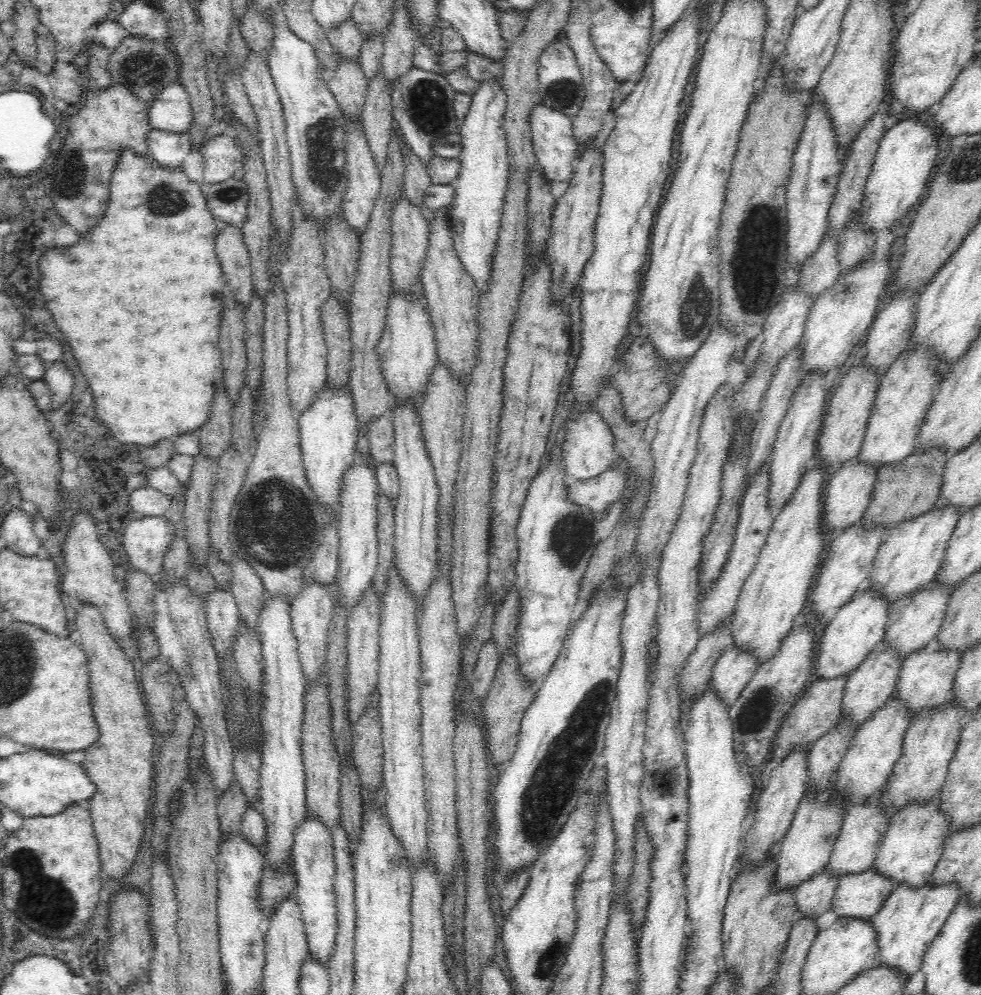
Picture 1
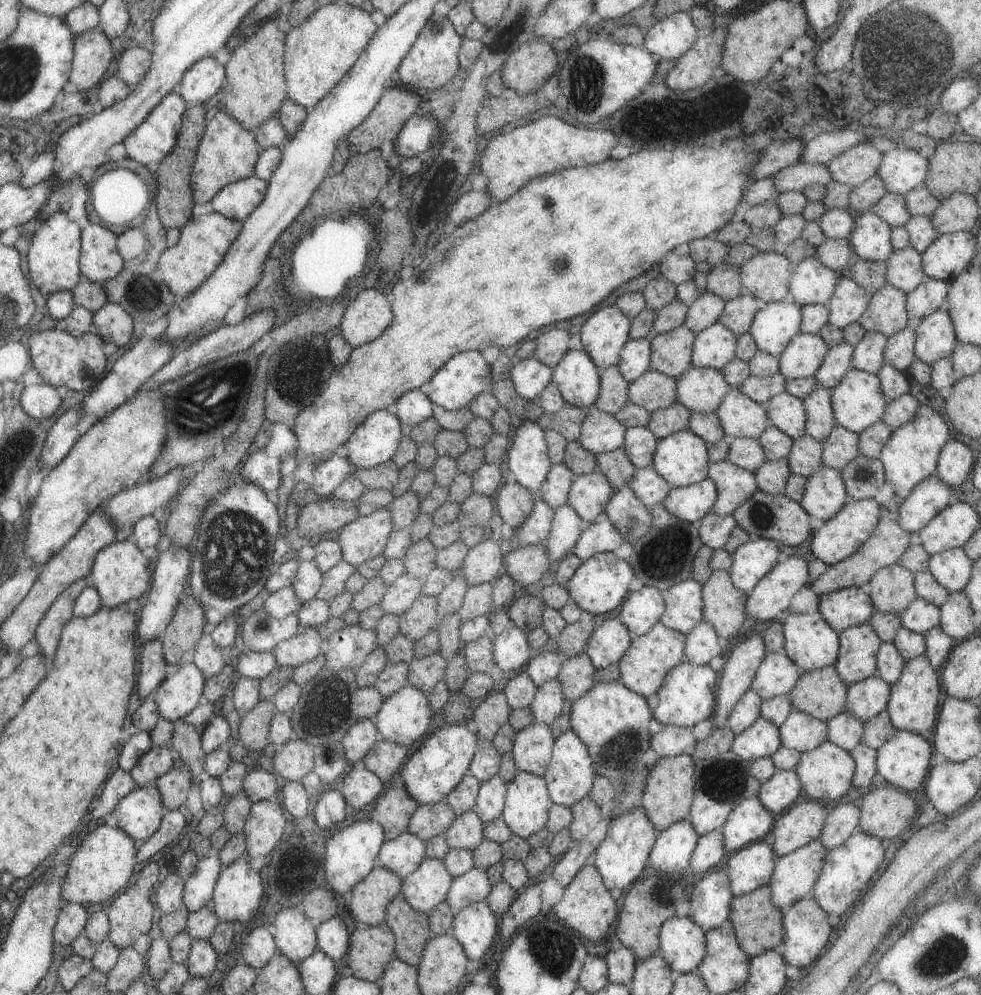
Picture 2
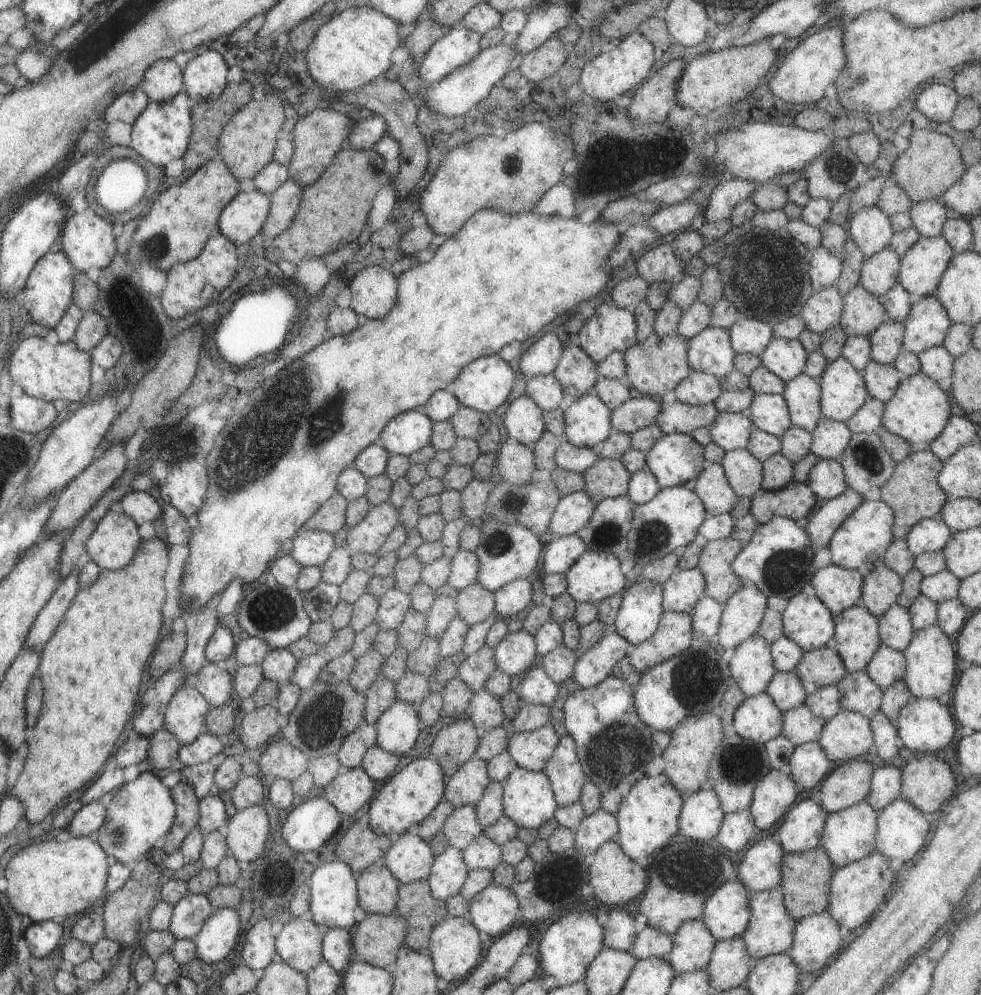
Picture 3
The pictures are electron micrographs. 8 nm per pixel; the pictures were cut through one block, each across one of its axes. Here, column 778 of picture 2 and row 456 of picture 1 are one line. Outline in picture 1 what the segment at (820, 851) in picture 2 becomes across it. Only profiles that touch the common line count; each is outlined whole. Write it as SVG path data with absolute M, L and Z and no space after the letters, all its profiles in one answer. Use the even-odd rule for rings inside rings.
M926 347L902 351L879 380L876 399L858 452L858 460L865 466L878 472L884 466L900 464L913 453L926 412L930 409L938 389L932 369L932 356L934 353Z

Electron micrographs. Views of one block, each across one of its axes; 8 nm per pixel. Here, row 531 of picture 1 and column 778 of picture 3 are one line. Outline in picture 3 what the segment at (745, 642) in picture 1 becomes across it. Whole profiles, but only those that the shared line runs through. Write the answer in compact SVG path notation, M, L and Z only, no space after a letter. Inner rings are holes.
M770 769L760 779L746 809L755 831L771 830L779 824L797 798L794 785L786 769Z

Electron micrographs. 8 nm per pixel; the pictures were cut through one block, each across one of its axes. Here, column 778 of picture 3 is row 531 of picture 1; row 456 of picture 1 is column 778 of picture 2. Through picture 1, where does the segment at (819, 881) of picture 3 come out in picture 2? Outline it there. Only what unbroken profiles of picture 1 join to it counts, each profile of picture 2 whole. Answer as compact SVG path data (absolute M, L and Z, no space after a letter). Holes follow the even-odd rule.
M767 885L759 886L752 892L735 895L734 898L731 898L727 920L731 924L731 930L733 930L735 940L739 944L739 950L747 956L747 959L773 950L783 940L781 934L781 912L775 906L771 906L769 886Z

